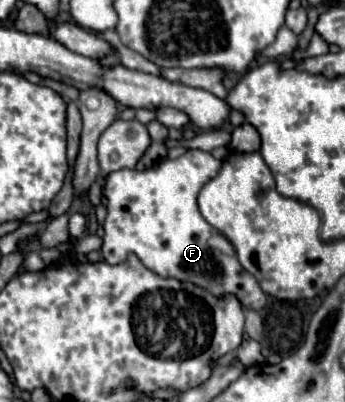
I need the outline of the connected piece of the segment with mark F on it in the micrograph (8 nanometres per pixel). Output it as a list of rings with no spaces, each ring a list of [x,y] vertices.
[[[187,150],[183,156],[171,160],[165,158],[157,162],[155,166],[147,170],[133,170],[133,168],[123,168],[117,172],[111,172],[107,176],[105,184],[105,196],[107,196],[107,218],[103,224],[105,236],[103,236],[103,246],[101,254],[105,262],[109,264],[121,264],[127,260],[129,254],[135,254],[145,268],[155,272],[161,278],[175,278],[181,282],[191,282],[197,284],[199,288],[205,288],[207,292],[213,292],[213,296],[227,296],[233,294],[241,302],[245,310],[263,310],[267,296],[261,292],[261,286],[245,268],[241,268],[239,260],[235,258],[235,250],[227,240],[219,236],[219,232],[201,216],[197,208],[197,196],[199,190],[217,176],[221,170],[221,160],[213,158],[209,152],[203,150]]]

